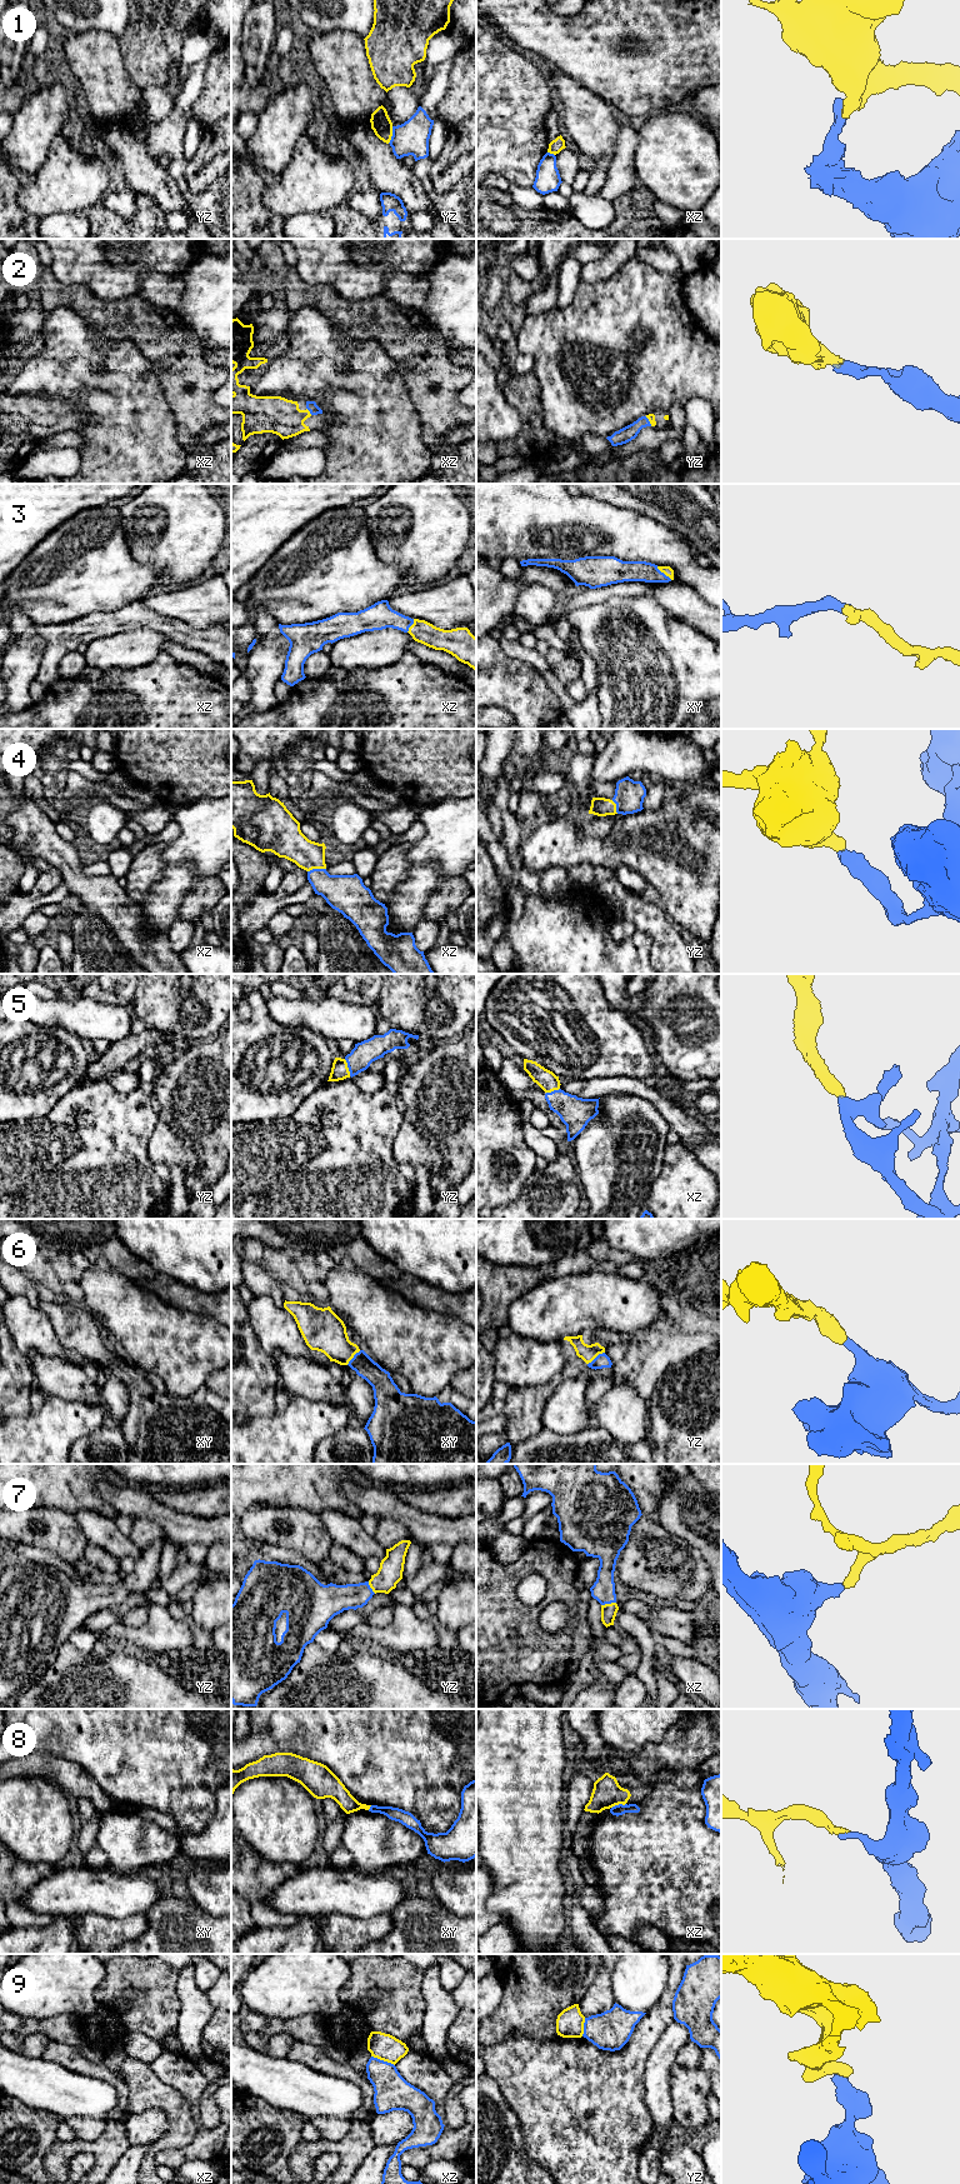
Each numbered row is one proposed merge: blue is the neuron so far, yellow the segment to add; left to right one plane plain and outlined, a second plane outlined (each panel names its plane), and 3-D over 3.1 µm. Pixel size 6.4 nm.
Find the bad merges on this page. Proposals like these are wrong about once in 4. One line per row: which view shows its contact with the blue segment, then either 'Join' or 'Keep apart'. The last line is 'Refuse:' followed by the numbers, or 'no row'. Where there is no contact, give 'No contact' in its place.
1: Touches blue in yz. Keep apart
2: Touches blue in xz. Join
3: Touches blue in xy. Join
4: Touches blue in xz. Join
5: Touches blue in yz. Join
6: Touches blue in yz. Join
7: Touches blue in xz. Join
8: Touches blue in xz. Keep apart
9: Touches blue in xz. Keep apart
Refuse: 1, 8, 9

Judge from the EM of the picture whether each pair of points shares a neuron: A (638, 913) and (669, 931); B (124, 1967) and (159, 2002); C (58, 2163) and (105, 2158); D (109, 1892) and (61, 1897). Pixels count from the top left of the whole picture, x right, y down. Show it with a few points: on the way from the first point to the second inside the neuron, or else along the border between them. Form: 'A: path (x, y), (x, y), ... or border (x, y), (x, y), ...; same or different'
A: path (645, 915), (661, 929); same
B: path (134, 1977), (139, 1978), (151, 1992); same
C: path (69, 2152), (74, 2147), (94, 2147); same
D: path (98, 1892), (73, 1892); same

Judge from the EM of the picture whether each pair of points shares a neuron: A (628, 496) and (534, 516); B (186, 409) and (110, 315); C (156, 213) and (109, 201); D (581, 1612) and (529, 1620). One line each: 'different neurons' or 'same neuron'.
A: different neurons
B: same neuron
C: different neurons
D: different neurons

